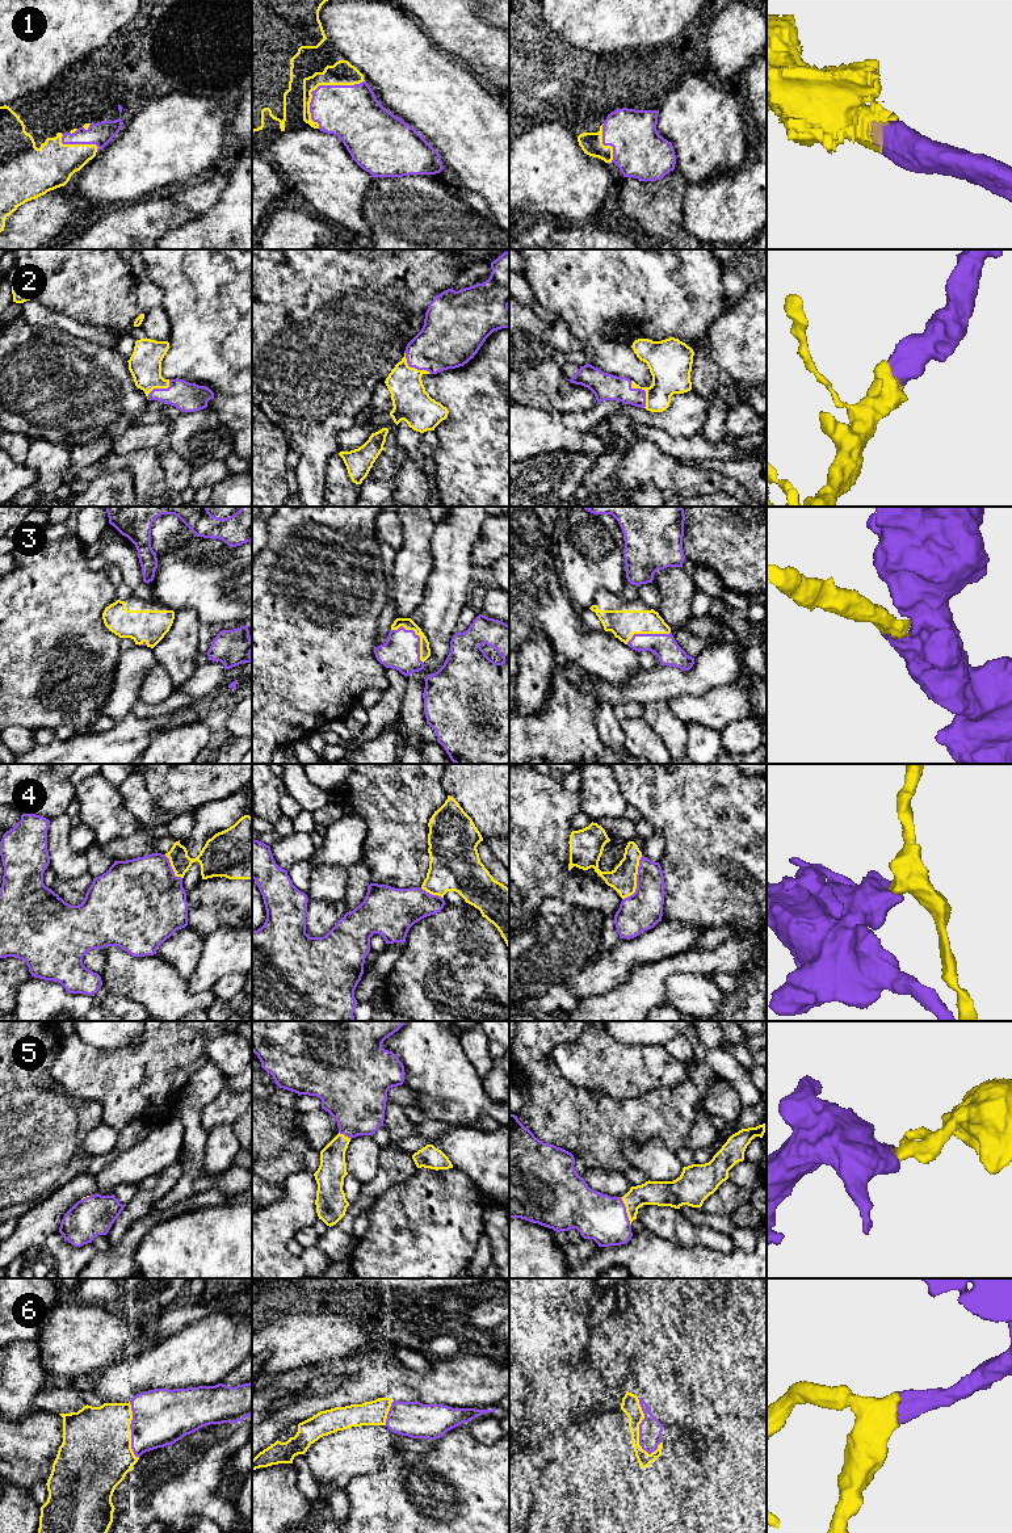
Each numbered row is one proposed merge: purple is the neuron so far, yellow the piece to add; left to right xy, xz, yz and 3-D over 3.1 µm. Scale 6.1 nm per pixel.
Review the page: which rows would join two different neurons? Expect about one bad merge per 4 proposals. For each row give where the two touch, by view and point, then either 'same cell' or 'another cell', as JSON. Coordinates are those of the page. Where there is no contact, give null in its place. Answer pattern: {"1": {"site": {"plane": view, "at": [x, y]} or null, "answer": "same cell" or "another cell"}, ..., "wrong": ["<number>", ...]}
{"1": {"site": {"plane": "xz", "at": [324, 85]}, "answer": "same cell"}, "2": {"site": {"plane": "yz", "at": [643, 390]}, "answer": "same cell"}, "3": {"site": {"plane": "xz", "at": [419, 637]}, "answer": "same cell"}, "4": {"site": {"plane": "yz", "at": [637, 880]}, "answer": "another cell"}, "5": {"site": {"plane": "yz", "at": [625, 1212]}, "answer": "same cell"}, "6": {"site": {"plane": "yz", "at": [639, 1427]}, "answer": "same cell"}, "wrong": ["4"]}

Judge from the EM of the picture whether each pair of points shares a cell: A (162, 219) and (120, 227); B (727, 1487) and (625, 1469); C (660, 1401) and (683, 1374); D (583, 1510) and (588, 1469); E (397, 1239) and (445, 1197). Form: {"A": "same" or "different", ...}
{"A": "same", "B": "different", "C": "different", "D": "different", "E": "same"}

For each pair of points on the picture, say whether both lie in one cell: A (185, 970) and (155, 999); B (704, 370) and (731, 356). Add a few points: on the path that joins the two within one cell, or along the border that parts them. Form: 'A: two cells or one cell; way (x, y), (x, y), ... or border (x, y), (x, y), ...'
A: two cells; border (158, 954), (187, 981)
B: two cells; border (706, 343), (706, 356), (723, 377)

